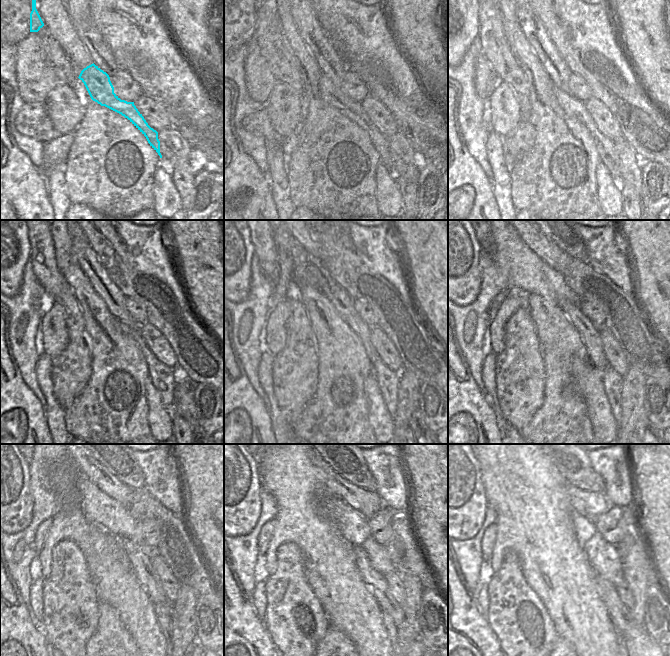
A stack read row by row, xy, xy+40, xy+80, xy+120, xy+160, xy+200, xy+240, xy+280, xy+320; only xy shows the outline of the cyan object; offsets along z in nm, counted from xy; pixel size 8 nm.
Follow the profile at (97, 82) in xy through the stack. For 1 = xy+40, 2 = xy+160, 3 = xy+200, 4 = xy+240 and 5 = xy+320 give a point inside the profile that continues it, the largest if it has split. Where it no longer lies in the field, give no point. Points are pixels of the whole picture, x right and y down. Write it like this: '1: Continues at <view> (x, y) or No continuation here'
1: Continues at xy+40 (329, 92)
2: Continues at xy+160 (400, 391)
3: Continues at xy+200 (625, 394)
4: Continues at xy+240 (177, 621)
5: Continues at xy+320 (639, 594)

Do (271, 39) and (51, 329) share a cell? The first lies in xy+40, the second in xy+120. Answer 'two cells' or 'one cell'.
two cells

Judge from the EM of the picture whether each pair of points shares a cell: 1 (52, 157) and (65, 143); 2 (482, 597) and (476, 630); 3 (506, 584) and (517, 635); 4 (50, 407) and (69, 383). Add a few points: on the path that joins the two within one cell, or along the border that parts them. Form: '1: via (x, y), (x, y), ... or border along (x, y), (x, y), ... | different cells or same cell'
1: via (54, 154), (62, 146) | same cell
2: border along (474, 599), (477, 608), (485, 616) | different cells
3: via (510, 597), (517, 616), (517, 622) | same cell
4: border along (51, 377), (54, 396), (64, 409) | different cells

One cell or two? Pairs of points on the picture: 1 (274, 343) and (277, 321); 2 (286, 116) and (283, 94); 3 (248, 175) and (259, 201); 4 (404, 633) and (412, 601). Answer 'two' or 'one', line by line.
1: one
2: one
3: one
4: one

